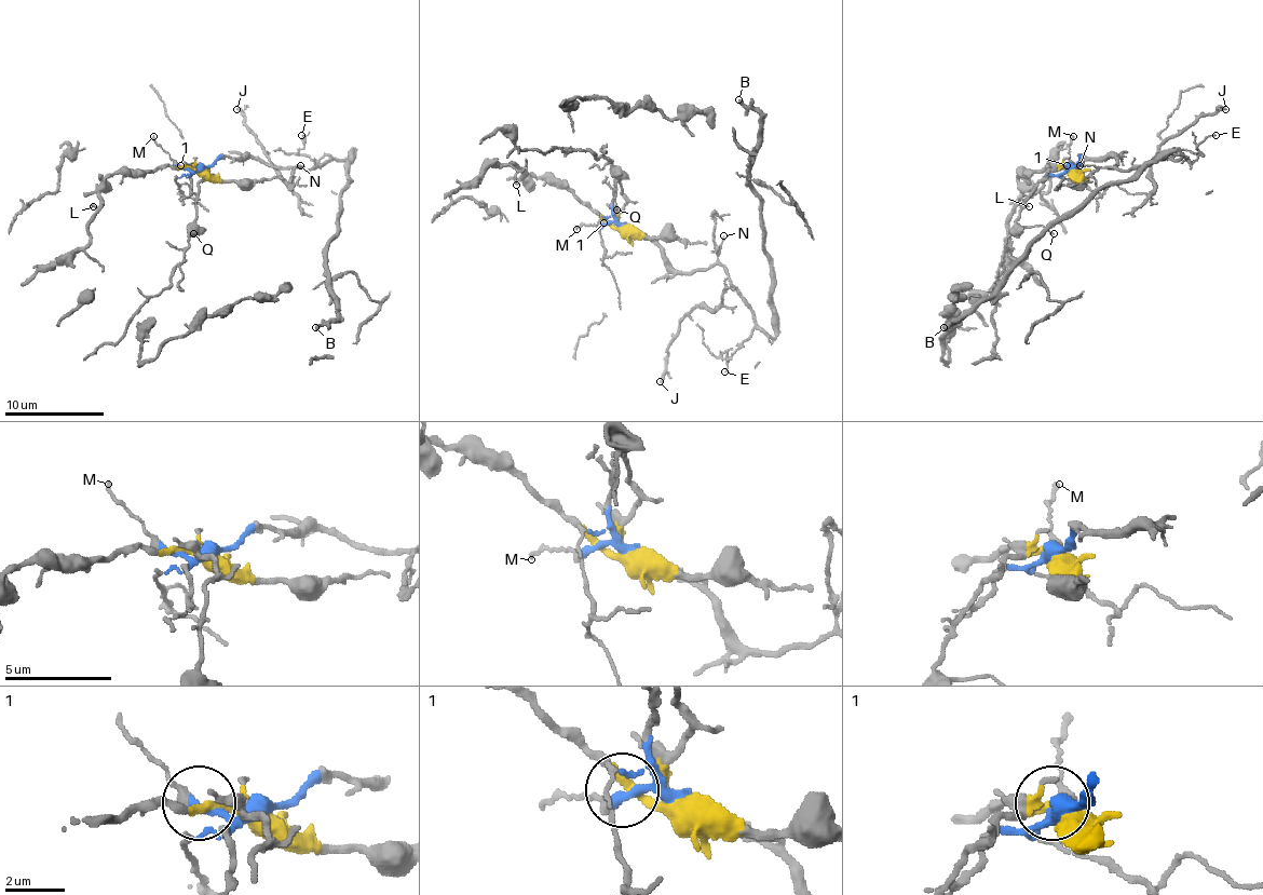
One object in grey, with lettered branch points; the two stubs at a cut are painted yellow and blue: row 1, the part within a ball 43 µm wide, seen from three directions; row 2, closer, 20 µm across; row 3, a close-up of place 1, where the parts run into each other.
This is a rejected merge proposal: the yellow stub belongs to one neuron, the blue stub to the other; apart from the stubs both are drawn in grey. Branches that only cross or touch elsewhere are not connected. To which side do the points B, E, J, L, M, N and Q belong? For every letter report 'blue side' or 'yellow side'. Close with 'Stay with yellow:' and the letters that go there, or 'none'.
B: blue side
E: blue side
J: blue side
L: yellow side
M: blue side
N: blue side
Q: yellow side
Stay with yellow: L, Q

